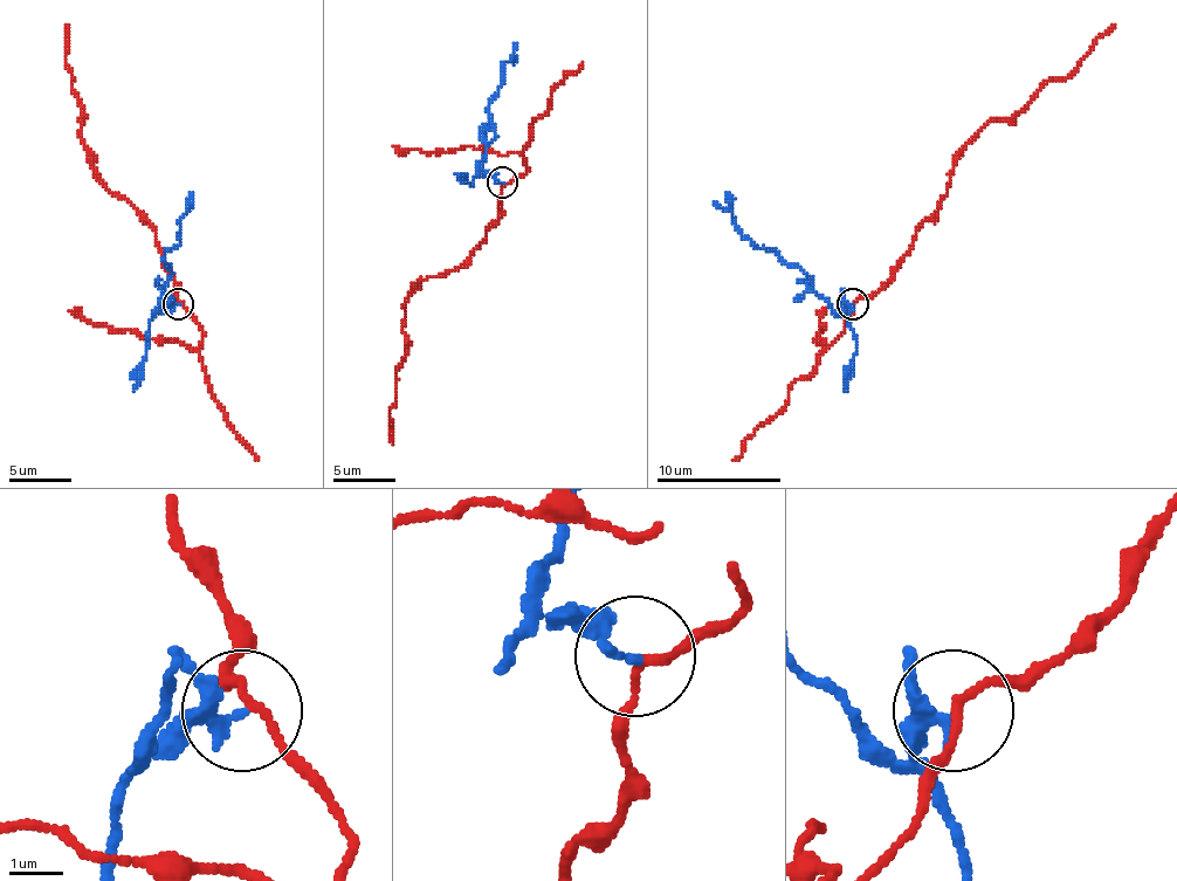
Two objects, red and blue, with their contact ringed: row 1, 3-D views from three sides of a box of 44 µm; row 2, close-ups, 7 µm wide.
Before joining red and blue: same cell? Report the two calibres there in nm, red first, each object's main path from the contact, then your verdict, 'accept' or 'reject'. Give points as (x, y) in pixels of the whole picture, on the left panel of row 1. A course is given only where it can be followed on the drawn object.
140/150 nm | red via (177, 301), (177, 282), (156, 242), (156, 229), (105, 186), (81, 136), (81, 118), (66, 62), (68, 25) | blue via (177, 304), (158, 314), (158, 301), (171, 276), (165, 254), (180, 242), (193, 192) | reject

